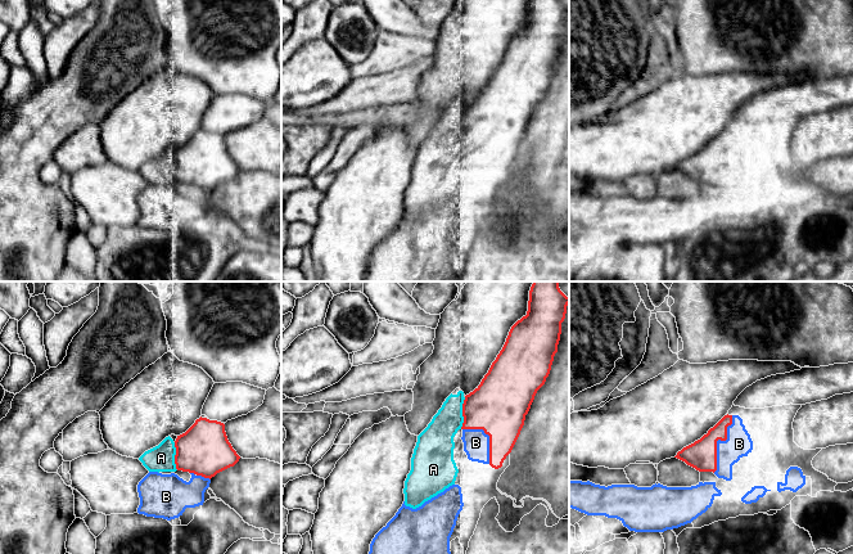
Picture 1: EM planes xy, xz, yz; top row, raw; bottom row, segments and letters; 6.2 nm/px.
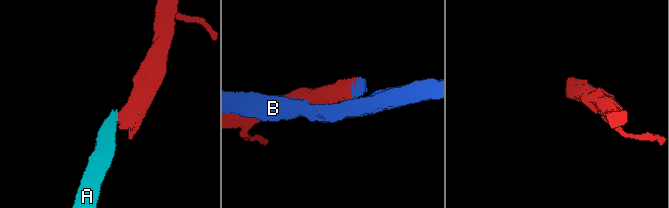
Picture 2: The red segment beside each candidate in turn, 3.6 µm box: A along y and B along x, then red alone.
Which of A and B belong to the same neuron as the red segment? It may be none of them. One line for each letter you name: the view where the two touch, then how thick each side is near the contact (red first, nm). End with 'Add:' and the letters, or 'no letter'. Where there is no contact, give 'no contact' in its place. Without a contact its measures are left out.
A: contact in xz; calibres 360 and 220 nm
Add: A

